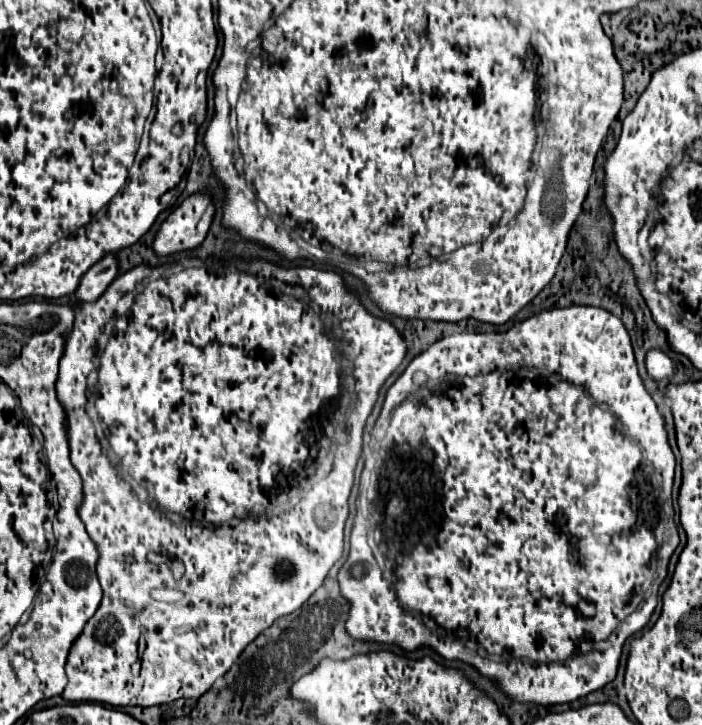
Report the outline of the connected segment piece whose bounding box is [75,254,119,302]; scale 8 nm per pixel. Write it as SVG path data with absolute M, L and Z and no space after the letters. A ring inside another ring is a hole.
M107 254L93 268L89 268L87 276L83 276L79 290L75 292L75 300L79 302L97 300L107 290L107 286L117 278L117 274L119 274L119 258L117 254Z

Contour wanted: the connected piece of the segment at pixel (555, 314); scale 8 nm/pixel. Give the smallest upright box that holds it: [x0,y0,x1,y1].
[339,306,679,704]

